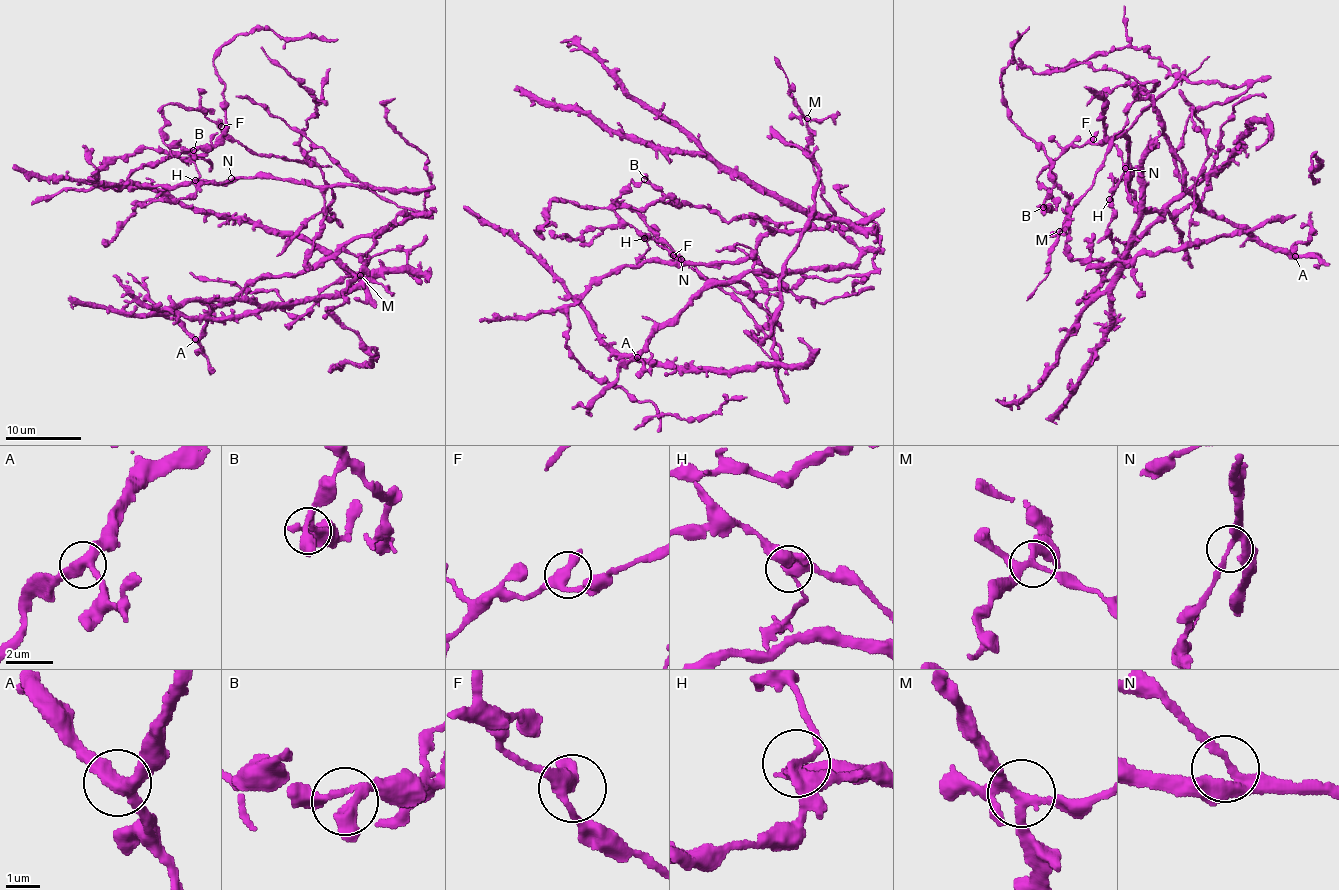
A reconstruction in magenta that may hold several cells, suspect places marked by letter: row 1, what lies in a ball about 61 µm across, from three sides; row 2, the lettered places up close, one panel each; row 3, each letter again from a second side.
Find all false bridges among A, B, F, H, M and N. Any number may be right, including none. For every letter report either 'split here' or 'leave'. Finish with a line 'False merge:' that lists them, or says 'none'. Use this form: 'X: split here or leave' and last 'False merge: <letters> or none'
A: leave
B: leave
F: leave
H: split here
M: leave
N: leave
False merge: H

